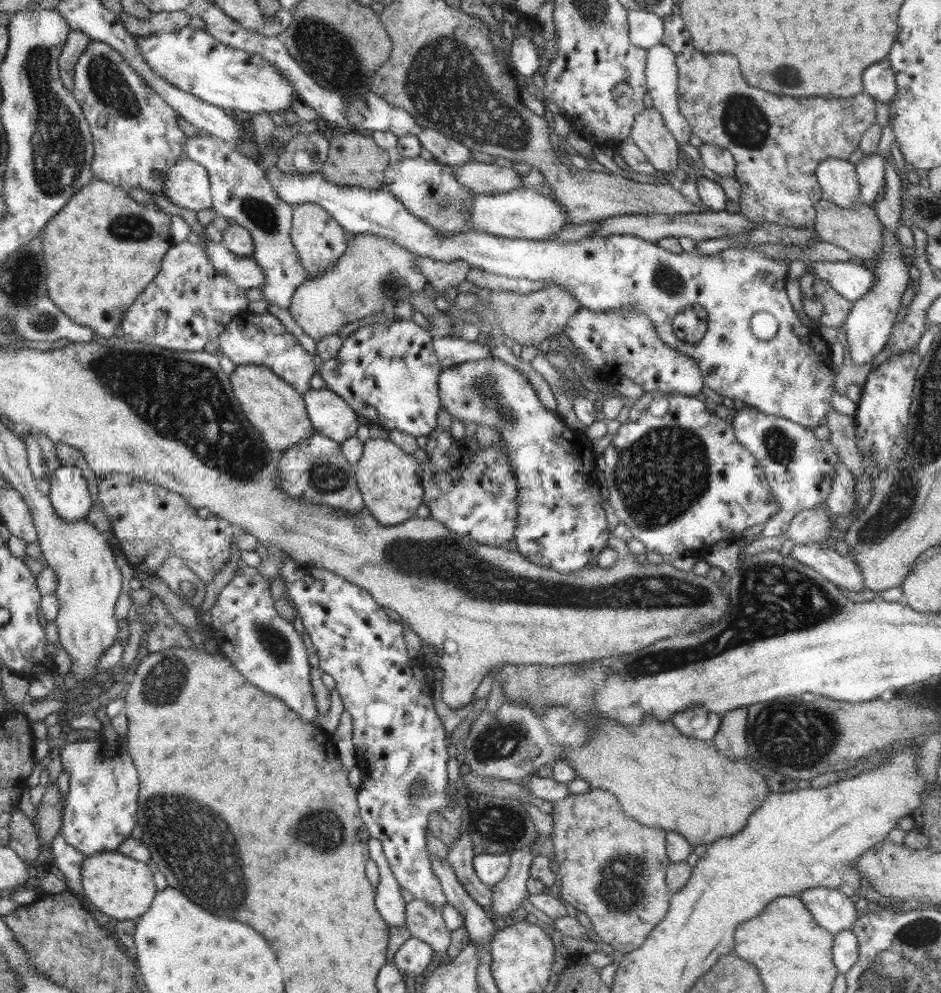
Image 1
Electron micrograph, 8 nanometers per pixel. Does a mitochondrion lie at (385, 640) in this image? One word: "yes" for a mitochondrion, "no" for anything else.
no

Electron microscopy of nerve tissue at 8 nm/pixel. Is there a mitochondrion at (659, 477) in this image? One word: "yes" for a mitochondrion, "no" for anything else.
yes

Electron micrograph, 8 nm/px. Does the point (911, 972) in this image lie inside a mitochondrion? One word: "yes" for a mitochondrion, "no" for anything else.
yes

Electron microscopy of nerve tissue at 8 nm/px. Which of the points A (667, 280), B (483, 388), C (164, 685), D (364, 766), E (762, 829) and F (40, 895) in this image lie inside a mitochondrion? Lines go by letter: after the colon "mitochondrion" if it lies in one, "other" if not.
A: mitochondrion
B: mitochondrion
C: mitochondrion
D: other
E: other
F: other

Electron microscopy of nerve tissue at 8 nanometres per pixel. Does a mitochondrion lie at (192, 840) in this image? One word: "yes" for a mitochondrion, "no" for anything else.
yes

